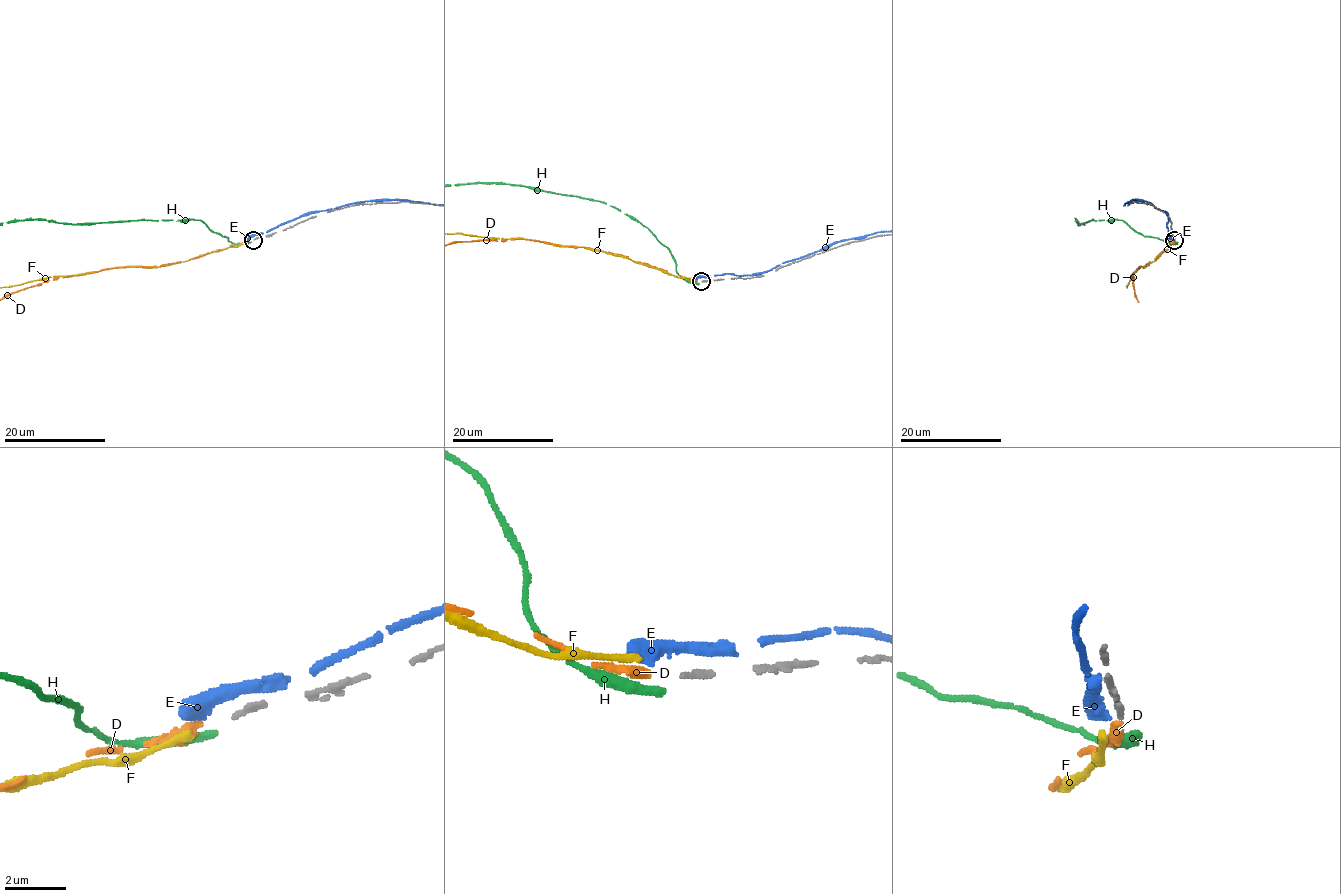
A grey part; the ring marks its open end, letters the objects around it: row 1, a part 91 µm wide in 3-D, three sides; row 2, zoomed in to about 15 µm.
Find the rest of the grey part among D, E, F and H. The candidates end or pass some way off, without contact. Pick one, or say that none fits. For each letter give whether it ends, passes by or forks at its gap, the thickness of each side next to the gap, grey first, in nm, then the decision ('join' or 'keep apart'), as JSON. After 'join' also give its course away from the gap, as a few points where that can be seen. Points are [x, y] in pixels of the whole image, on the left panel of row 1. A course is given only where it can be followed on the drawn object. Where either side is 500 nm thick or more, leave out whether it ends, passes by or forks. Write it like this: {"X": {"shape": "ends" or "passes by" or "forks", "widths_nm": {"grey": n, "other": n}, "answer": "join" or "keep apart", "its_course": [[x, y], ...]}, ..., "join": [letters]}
{"D": {"shape": "ends", "widths_nm": {"grey": 180, "other": 320}, "answer": "join"}, "E": {"shape": "passes by", "widths_nm": {"grey": 180, "other": 400}, "answer": "keep apart"}, "F": {"shape": "ends", "widths_nm": {"grey": 180, "other": 240}, "answer": "keep apart"}, "H": {"shape": "ends", "widths_nm": {"grey": 180, "other": 280}, "answer": "keep apart"}, "join": ["D"]}

